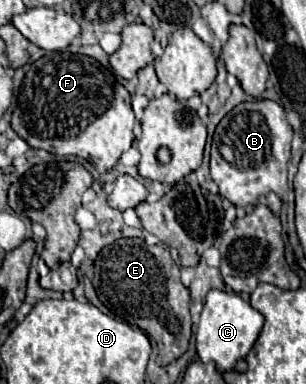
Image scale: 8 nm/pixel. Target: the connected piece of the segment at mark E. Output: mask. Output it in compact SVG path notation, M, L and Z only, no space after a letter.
M121 238L113 244L105 246L97 260L95 260L95 274L93 274L93 286L99 296L99 300L111 308L115 314L123 314L121 320L125 320L131 326L139 326L143 332L147 332L159 348L159 364L167 366L171 360L185 354L191 338L191 316L189 316L189 290L179 280L179 266L171 260L169 250L163 246L147 246L141 238Z

